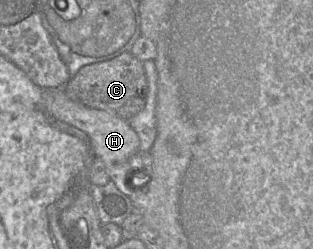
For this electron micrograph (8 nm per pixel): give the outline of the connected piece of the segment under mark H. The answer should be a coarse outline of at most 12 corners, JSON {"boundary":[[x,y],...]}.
{"boundary":[[44,89],[56,120],[89,137],[94,156],[126,196],[129,159],[140,149],[127,120]]}

